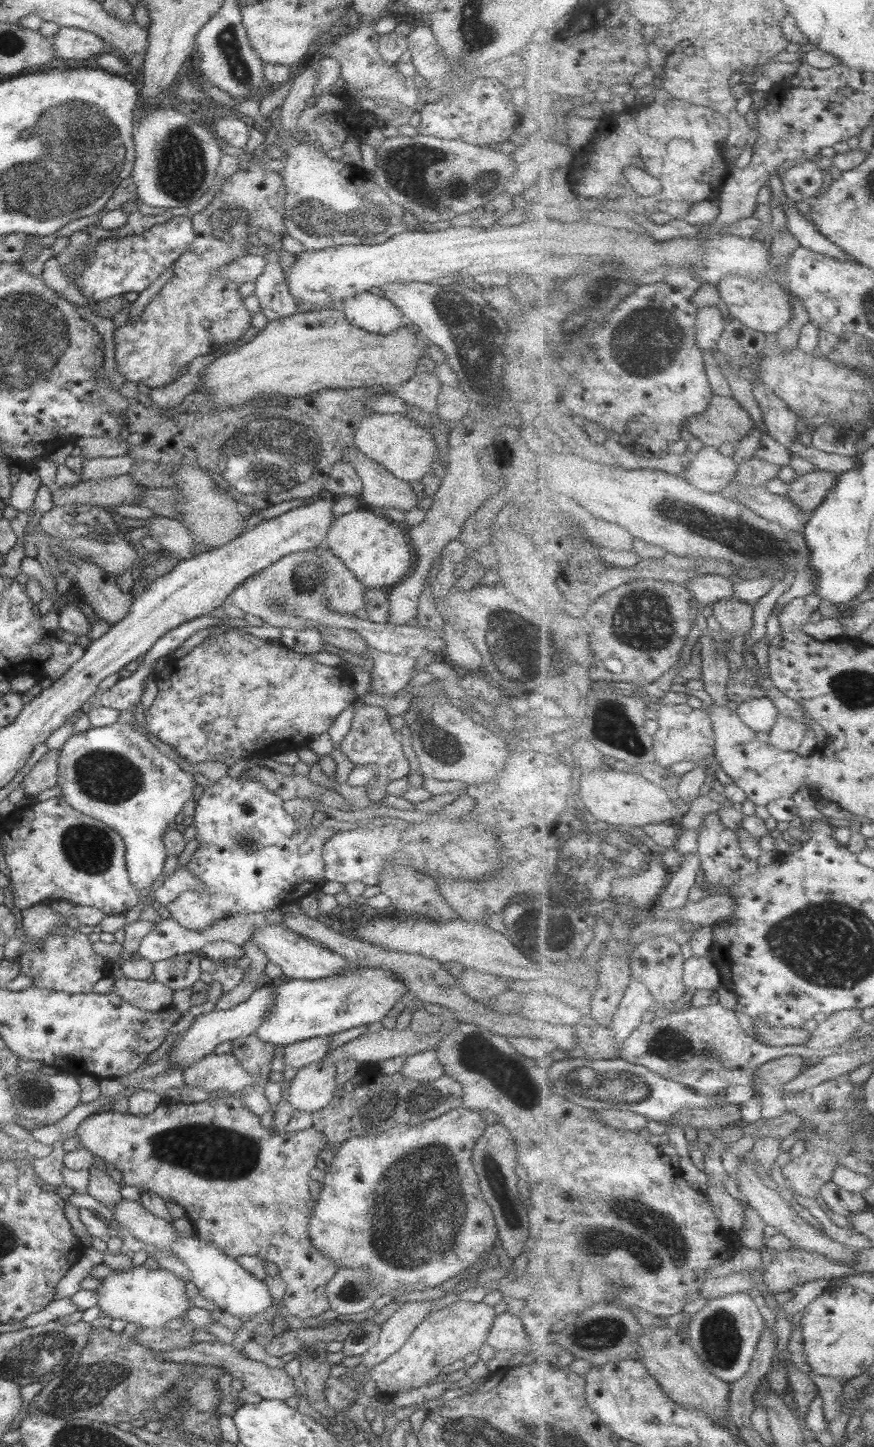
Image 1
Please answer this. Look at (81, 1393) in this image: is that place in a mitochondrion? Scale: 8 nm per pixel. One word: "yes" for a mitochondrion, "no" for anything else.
yes

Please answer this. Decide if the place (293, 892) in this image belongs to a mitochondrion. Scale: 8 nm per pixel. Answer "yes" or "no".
no

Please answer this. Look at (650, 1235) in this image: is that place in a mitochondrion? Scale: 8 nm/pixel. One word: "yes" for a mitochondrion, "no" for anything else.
yes

